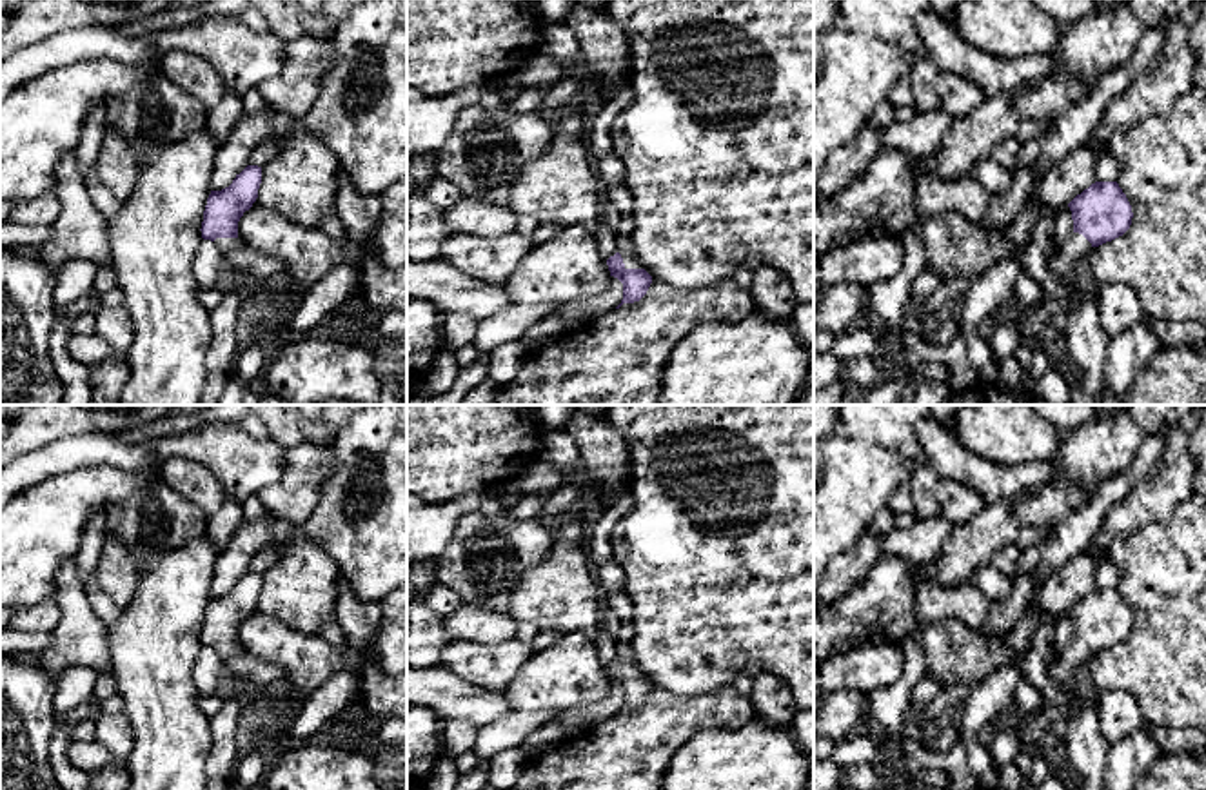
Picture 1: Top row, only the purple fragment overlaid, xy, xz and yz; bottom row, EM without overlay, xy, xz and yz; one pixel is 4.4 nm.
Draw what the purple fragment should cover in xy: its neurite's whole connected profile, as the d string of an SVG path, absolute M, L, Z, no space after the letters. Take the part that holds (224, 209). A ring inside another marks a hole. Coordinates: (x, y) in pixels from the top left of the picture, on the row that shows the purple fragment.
M247 165L232 183L222 191L211 191L202 222L202 238L216 243L223 256L242 251L238 222L258 198L262 167Z

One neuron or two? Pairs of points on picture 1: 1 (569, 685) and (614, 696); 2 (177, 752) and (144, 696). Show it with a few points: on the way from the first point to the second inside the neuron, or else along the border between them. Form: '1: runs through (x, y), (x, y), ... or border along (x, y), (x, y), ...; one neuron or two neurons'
1: border along (612, 683), (602, 700), (567, 710); two neurons
2: runs through (171, 738), (168, 721), (158, 710); one neuron

